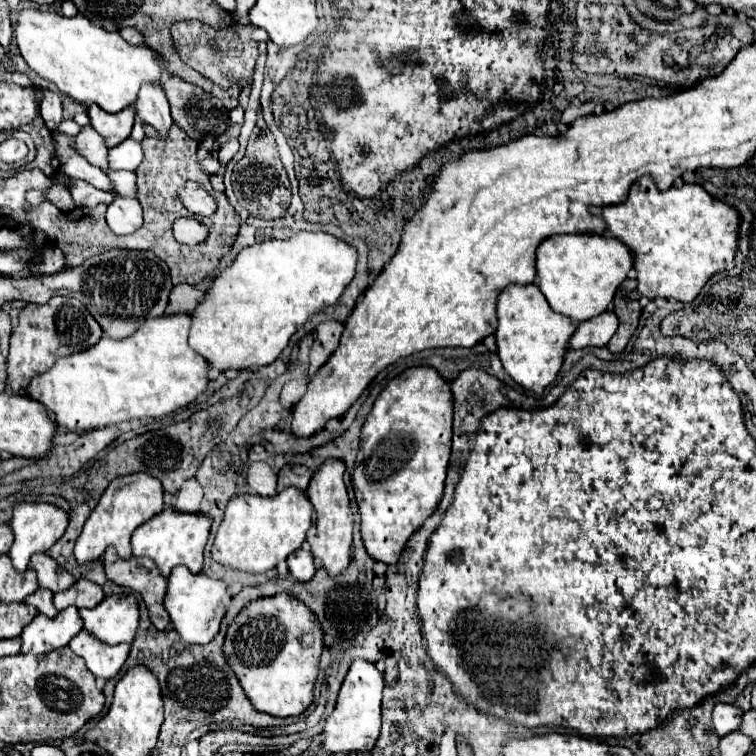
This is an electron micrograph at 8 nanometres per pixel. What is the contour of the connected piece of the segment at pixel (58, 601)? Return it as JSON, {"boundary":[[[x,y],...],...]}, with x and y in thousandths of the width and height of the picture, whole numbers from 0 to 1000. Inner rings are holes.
{"boundary":[[[103,766],[95,776],[71,787],[71,800],[77,808],[82,808],[93,800],[108,806],[108,803],[127,803],[135,792],[138,792],[138,782],[132,774],[127,774],[116,766]]]}

